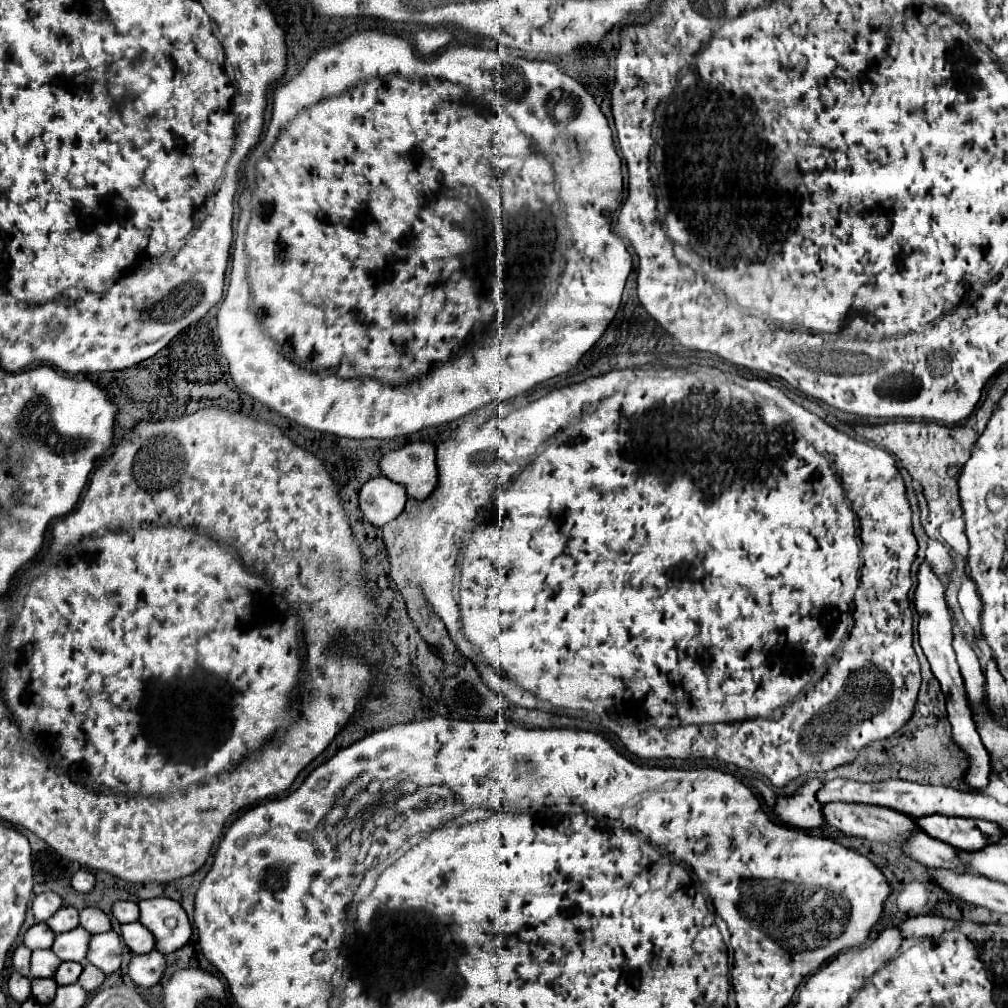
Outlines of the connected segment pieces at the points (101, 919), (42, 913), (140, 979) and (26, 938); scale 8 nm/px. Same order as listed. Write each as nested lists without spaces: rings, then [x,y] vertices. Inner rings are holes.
[[[87,907],[87,909],[79,911],[79,925],[85,931],[89,931],[91,935],[105,933],[105,931],[111,929],[111,923],[109,923],[107,915],[101,909],[95,909],[95,907]]]
[[[41,893],[33,899],[33,913],[37,921],[47,921],[61,907],[61,897],[57,893]]]
[[[159,951],[135,955],[127,967],[127,975],[141,987],[151,987],[159,983],[163,971],[165,971],[165,959]]]
[[[37,923],[23,935],[23,945],[31,950],[49,949],[55,941],[55,933],[45,925]]]

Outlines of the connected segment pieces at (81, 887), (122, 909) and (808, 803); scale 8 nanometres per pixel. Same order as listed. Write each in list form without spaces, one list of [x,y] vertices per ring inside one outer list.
[[[79,869],[79,871],[73,875],[71,883],[73,883],[73,889],[75,889],[75,891],[79,891],[79,893],[89,893],[89,891],[93,889],[93,885],[95,885],[95,875],[93,875],[91,871],[87,871],[87,869]]]
[[[115,901],[111,911],[119,923],[133,923],[139,919],[139,905],[133,901]]]
[[[809,779],[793,795],[777,797],[773,807],[775,815],[791,827],[803,827],[803,829],[821,827],[823,813],[821,813],[821,803],[815,799],[817,789],[821,789],[821,781]]]

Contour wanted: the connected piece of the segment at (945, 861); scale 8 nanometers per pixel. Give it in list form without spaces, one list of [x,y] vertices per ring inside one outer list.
[[[917,831],[917,835],[909,835],[909,839],[905,843],[899,843],[901,851],[915,859],[917,863],[925,865],[925,867],[939,867],[939,869],[963,869],[959,857],[957,857],[957,849],[937,841],[929,835],[925,835],[923,831]]]

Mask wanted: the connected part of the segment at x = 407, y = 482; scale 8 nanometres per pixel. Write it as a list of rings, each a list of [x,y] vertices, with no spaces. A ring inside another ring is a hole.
[[[409,443],[397,451],[391,451],[381,459],[381,471],[385,477],[405,485],[409,497],[427,499],[439,483],[435,445]]]

